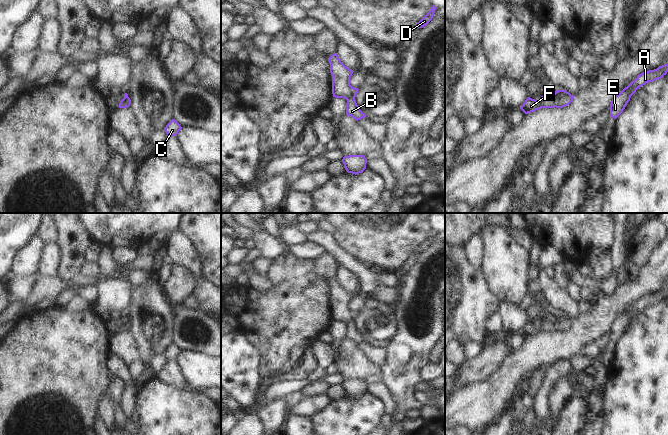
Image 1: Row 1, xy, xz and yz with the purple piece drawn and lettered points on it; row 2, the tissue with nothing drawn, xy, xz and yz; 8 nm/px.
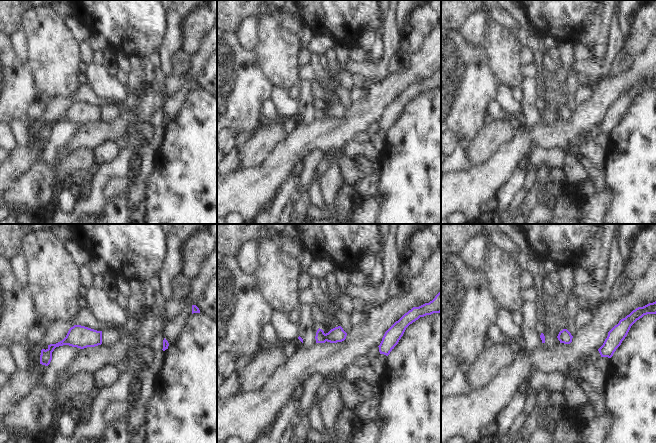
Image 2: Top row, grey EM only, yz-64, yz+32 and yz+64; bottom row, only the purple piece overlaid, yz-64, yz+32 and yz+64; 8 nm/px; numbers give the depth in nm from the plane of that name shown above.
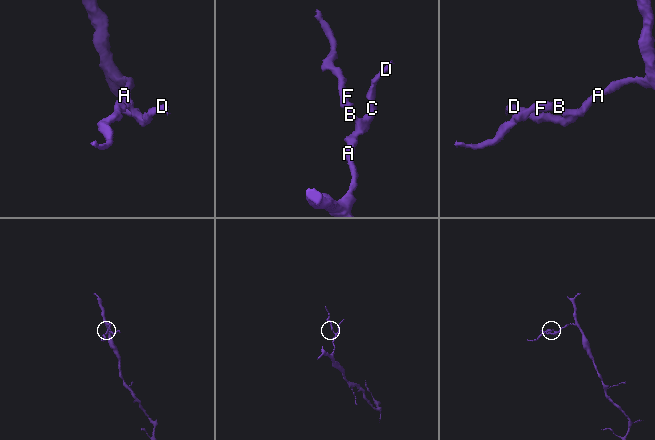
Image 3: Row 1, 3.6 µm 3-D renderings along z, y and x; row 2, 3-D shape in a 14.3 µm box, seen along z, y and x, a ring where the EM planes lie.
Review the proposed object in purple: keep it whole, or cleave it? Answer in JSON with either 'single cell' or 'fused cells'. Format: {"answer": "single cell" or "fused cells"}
{"answer": "single cell"}

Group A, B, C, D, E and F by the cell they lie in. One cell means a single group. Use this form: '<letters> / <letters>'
A B C D E F

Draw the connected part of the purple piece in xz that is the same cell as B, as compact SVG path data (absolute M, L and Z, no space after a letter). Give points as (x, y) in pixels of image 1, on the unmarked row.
M337 277L332 278L328 285L330 287L330 297L332 299L332 318L335 322L344 322L346 327L346 339L351 340L355 344L365 342L366 339L358 331L355 321L358 312L350 309L350 302L353 294L346 291L339 283Z

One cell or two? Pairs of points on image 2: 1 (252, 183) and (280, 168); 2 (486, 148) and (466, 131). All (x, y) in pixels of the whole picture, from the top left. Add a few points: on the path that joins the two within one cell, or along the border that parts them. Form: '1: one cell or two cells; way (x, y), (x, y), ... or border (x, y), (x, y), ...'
1: one cell; way (259, 183), (273, 172)
2: two cells; border (489, 120), (470, 140)

